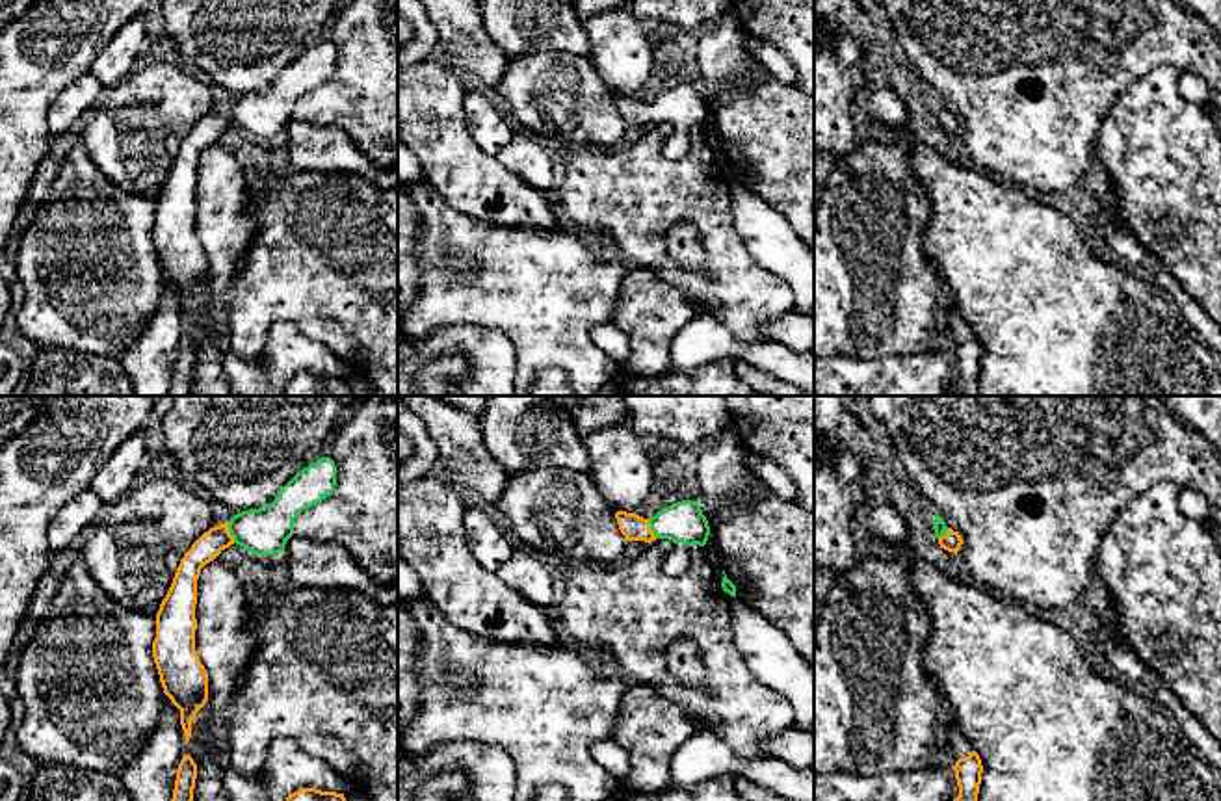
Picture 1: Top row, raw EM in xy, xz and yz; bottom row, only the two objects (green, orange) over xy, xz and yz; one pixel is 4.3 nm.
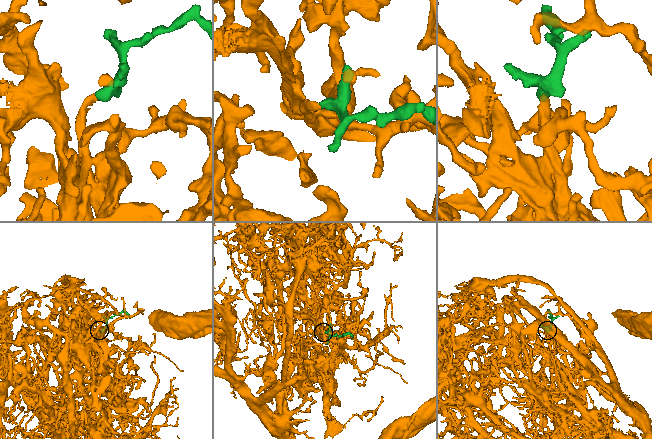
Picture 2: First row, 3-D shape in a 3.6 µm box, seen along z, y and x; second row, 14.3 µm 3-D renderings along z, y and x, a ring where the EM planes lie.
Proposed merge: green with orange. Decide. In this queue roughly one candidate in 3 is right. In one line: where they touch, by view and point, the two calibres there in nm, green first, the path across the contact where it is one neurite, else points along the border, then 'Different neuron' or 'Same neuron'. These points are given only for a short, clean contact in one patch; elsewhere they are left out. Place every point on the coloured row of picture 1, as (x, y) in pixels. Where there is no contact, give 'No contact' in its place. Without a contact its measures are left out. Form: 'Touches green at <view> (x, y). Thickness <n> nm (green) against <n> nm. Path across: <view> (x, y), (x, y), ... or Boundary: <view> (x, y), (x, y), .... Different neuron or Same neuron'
Touches green at xy (229, 530). Thickness 200 nm (green) against 110 nm. Path across: xy (264, 532), (229, 530), (210, 543). Same neuron

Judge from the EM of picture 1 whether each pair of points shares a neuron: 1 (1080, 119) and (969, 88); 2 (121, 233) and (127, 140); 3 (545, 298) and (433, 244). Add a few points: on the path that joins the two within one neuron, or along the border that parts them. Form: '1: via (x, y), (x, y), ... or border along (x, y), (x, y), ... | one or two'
1: via (1052, 112), (1041, 112), (1010, 88), (997, 88) | one
2: border along (91, 160), (119, 186), (155, 199) | two
3: via (517, 270), (480, 238), (461, 238) | one

